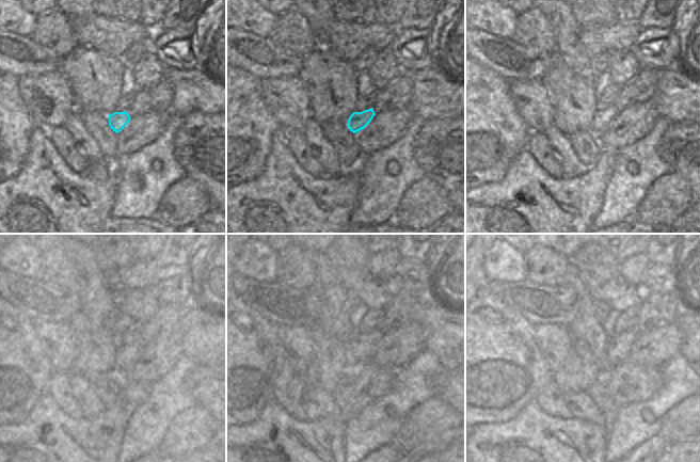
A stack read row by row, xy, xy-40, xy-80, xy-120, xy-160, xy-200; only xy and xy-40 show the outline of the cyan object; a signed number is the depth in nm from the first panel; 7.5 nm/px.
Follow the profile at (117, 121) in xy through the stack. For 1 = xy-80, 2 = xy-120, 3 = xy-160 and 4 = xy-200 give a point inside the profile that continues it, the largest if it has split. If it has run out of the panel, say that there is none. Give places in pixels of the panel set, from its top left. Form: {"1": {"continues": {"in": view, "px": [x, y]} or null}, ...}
{"1": {"continues": {"in": "xy-80", "px": [602, 118]}}, "2": {"continues": {"in": "xy-120", "px": [125, 356]}}, "3": {"continues": {"in": "xy-160", "px": [364, 347]}}, "4": {"continues": {"in": "xy-200", "px": [617, 349]}}}

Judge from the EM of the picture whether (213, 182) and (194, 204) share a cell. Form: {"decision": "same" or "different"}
{"decision": "different"}

